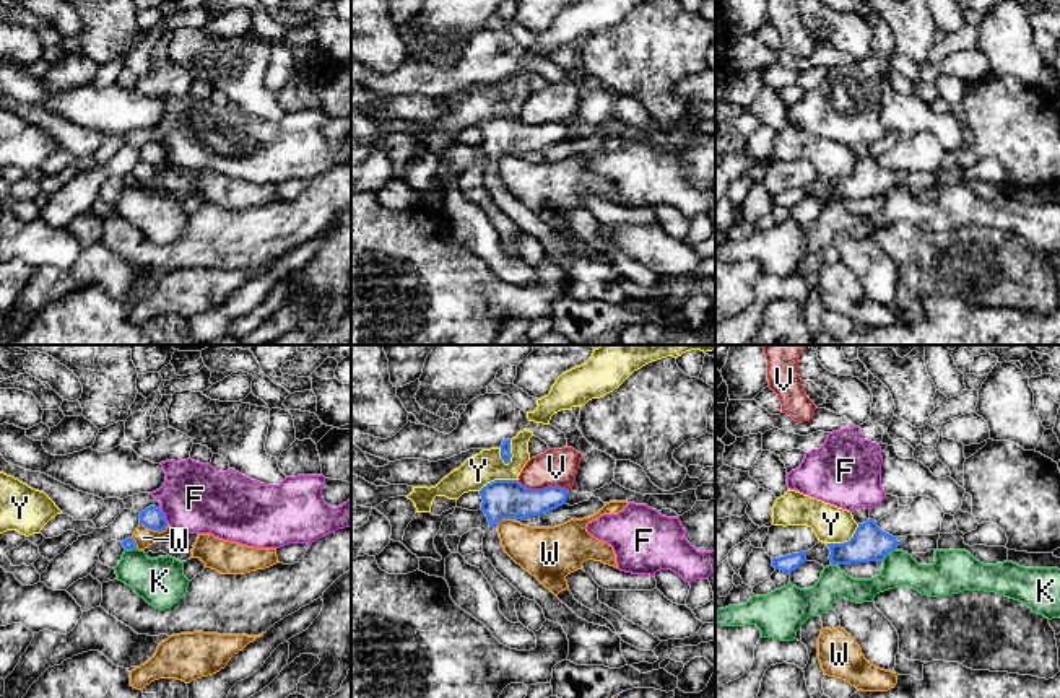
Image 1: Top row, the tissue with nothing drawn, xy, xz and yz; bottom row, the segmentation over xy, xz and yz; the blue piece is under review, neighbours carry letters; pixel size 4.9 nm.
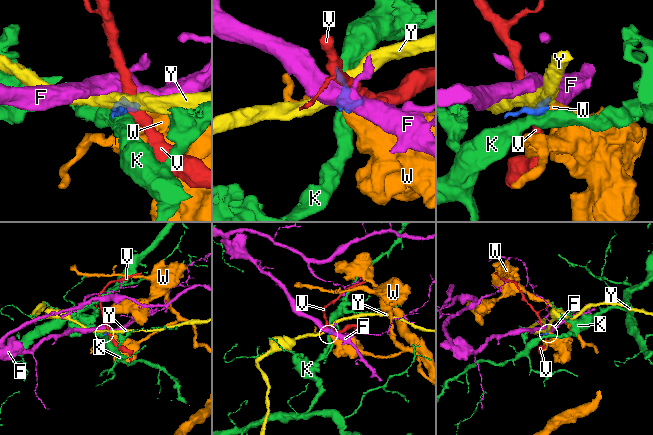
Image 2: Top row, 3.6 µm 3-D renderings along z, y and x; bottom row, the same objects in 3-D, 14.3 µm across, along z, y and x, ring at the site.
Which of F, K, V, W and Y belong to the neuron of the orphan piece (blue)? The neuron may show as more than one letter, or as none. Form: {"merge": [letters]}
{"merge": []}

